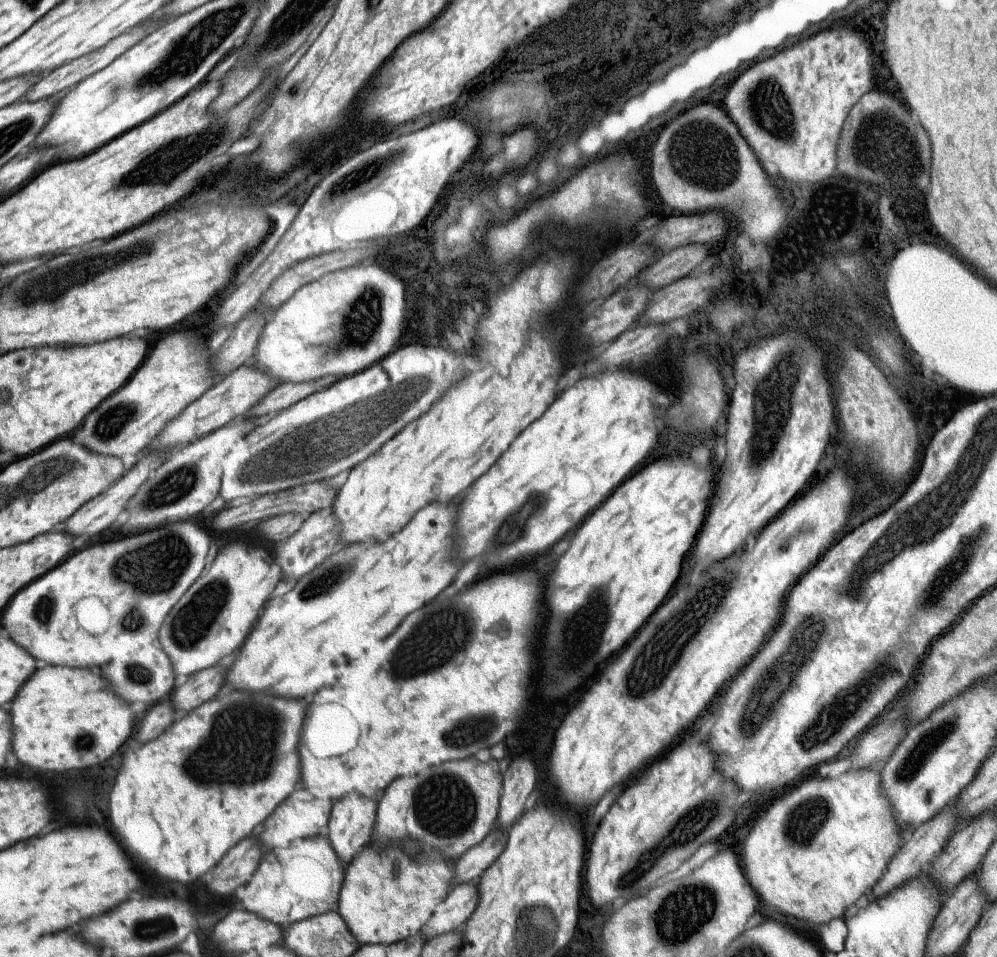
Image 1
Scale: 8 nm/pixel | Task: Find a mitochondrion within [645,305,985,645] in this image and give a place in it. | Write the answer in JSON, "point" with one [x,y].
{"point":[774,392]}

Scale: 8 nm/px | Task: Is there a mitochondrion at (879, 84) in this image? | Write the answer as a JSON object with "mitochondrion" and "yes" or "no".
{"mitochondrion":"no"}

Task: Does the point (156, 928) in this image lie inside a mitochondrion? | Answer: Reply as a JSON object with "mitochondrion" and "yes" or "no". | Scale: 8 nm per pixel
{"mitochondrion":"yes"}

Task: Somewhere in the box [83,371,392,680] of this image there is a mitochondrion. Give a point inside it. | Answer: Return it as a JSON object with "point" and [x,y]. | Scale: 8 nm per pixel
{"point":[148,560]}

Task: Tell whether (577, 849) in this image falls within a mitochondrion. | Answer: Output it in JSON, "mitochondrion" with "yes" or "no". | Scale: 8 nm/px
{"mitochondrion":"no"}

